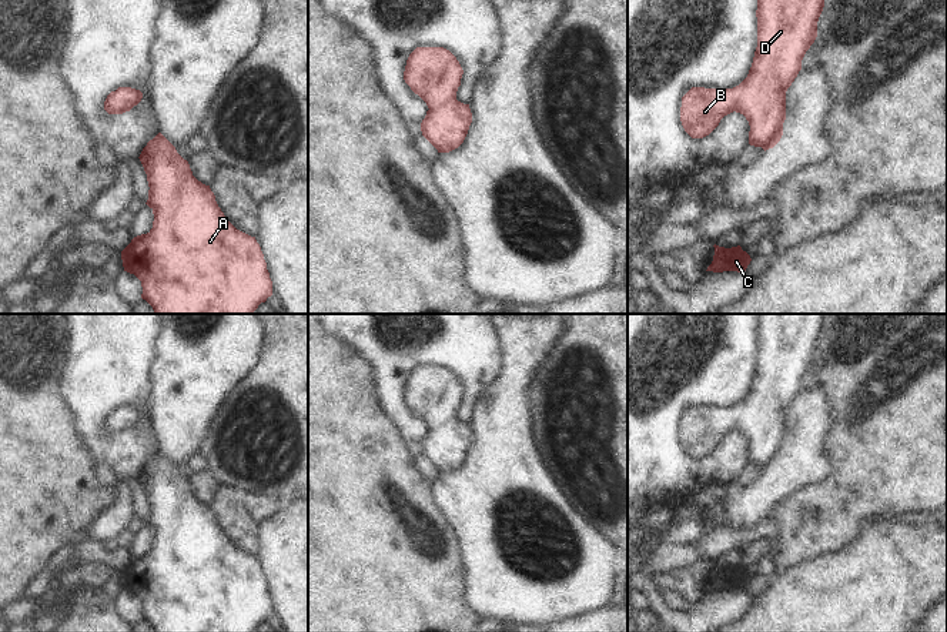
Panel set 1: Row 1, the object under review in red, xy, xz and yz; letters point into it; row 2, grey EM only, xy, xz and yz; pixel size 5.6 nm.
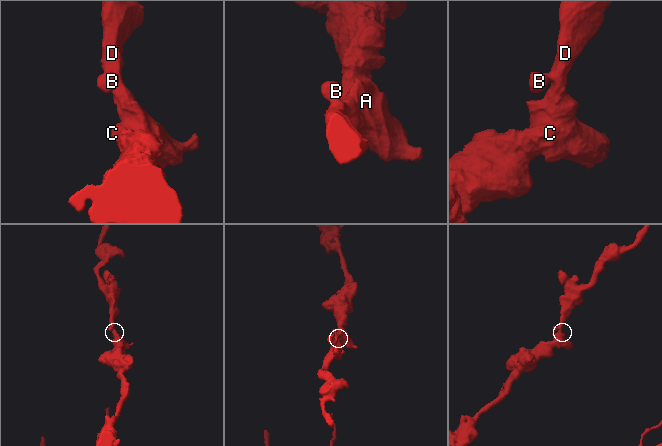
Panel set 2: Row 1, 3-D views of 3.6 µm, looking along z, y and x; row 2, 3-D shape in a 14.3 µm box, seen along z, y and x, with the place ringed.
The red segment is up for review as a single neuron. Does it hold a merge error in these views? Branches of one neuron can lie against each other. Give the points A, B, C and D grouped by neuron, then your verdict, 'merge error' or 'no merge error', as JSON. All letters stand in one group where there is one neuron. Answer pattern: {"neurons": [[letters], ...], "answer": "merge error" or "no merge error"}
{"neurons": [["A", "B", "C", "D"]], "answer": "no merge error"}

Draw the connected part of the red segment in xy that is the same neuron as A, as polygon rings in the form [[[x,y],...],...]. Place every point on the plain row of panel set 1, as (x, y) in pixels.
[[[158,452],[140,474],[148,501],[147,525],[153,529],[153,548],[137,555],[121,571],[124,591],[134,593],[143,606],[141,618],[154,632],[254,632],[272,615],[272,601],[255,556],[237,549],[224,535],[210,505],[198,501],[175,467]]]

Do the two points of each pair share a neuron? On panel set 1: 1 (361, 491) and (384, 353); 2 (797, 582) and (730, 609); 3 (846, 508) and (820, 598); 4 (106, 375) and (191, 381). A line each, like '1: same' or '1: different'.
1: different
2: different
3: different
4: different

